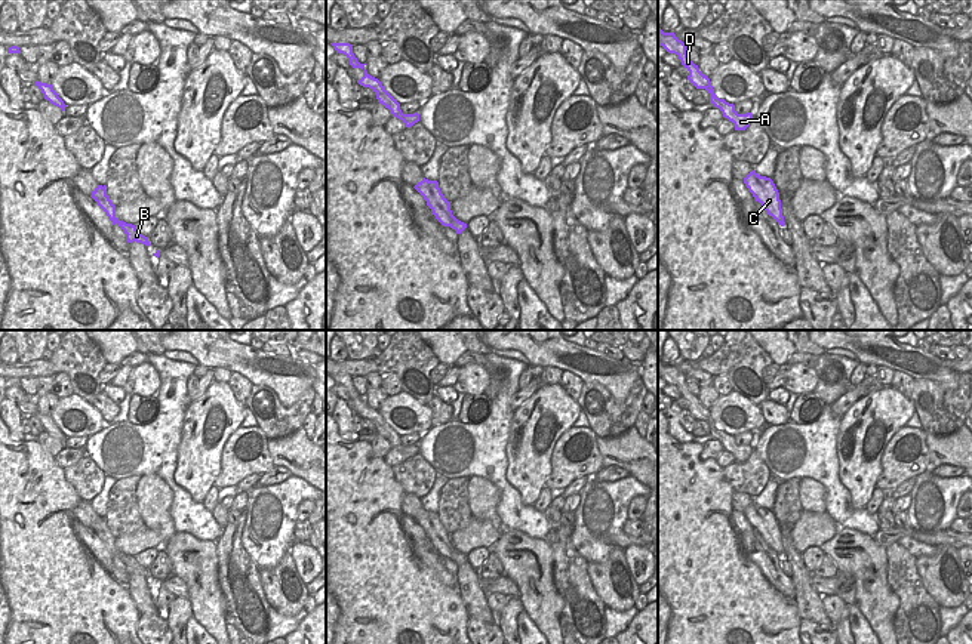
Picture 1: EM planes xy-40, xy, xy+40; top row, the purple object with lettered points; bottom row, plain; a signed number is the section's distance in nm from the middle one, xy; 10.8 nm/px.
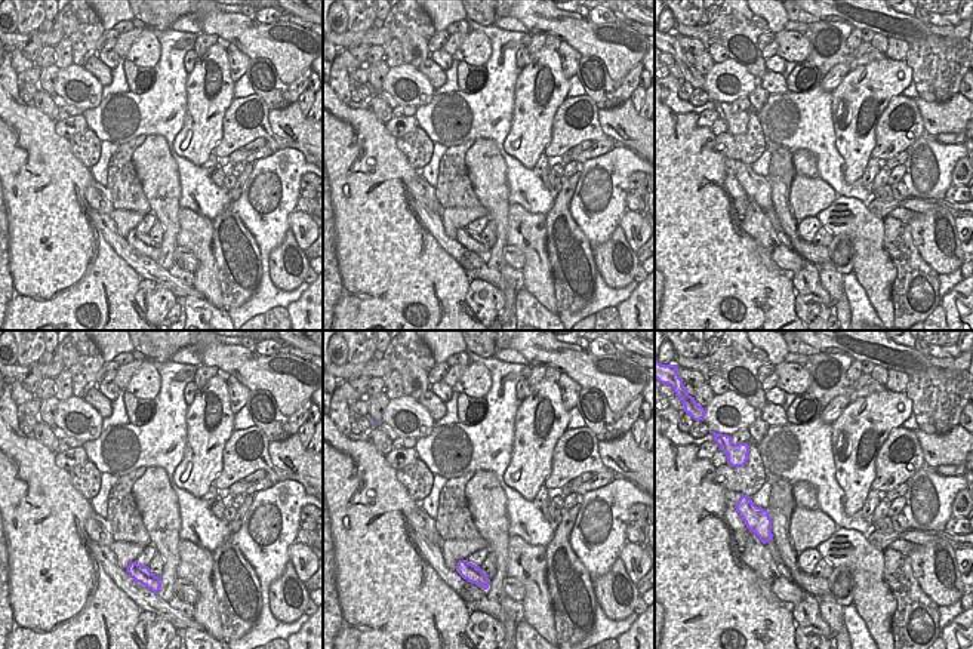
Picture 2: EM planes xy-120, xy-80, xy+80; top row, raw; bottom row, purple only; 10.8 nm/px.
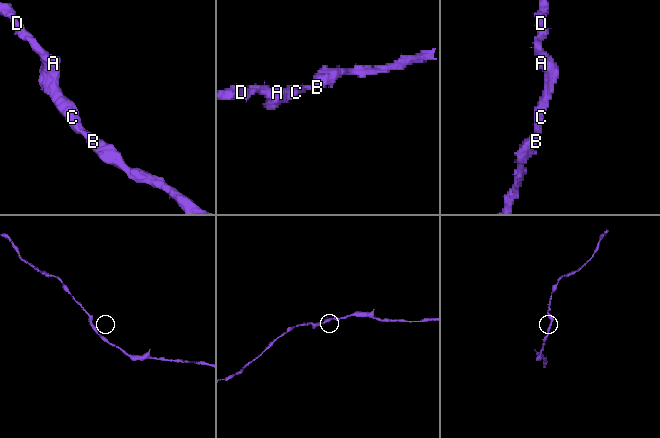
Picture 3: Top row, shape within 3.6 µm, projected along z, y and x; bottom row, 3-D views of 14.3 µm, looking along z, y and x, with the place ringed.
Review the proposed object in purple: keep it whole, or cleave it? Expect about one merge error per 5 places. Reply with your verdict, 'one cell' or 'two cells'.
one cell

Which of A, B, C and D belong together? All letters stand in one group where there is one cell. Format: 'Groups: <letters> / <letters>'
Groups: A B C D

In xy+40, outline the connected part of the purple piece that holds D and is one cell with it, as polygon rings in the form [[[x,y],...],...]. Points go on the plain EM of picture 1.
[[[658,360],[658,376],[680,391],[682,397],[689,403],[688,412],[696,420],[705,420],[710,425],[710,435],[719,440],[723,449],[733,455],[735,462],[745,462],[750,457],[753,453],[753,446],[738,446],[733,435],[716,428],[710,410],[704,407],[698,397],[689,391],[686,376],[679,372],[674,364],[664,364],[661,360]]]

